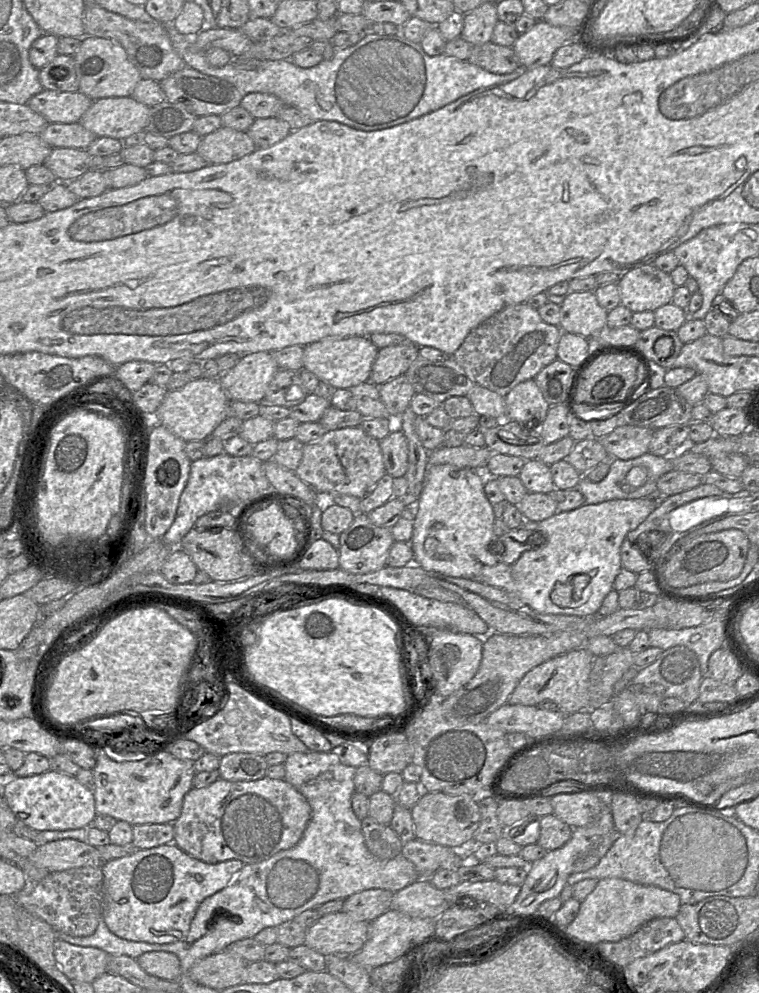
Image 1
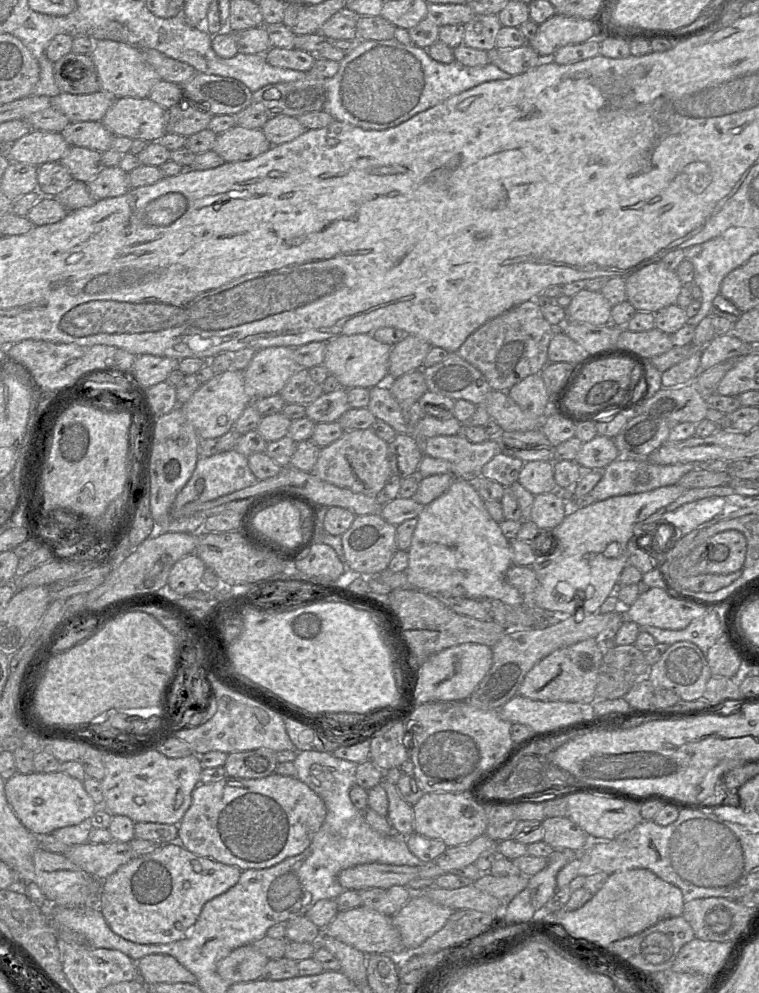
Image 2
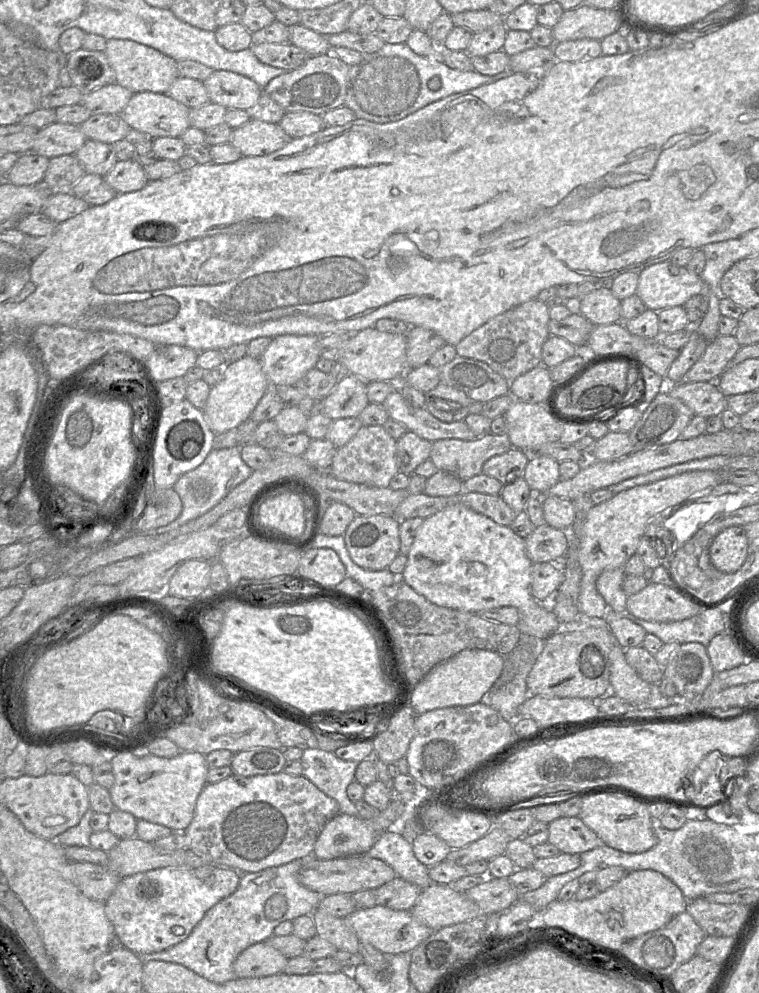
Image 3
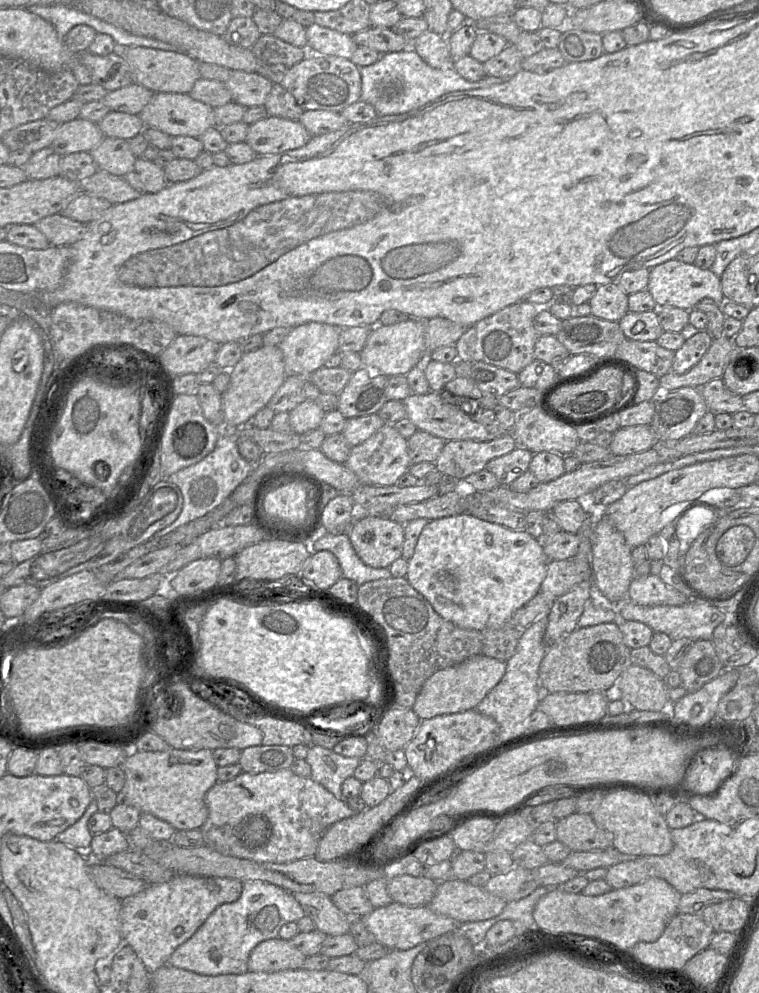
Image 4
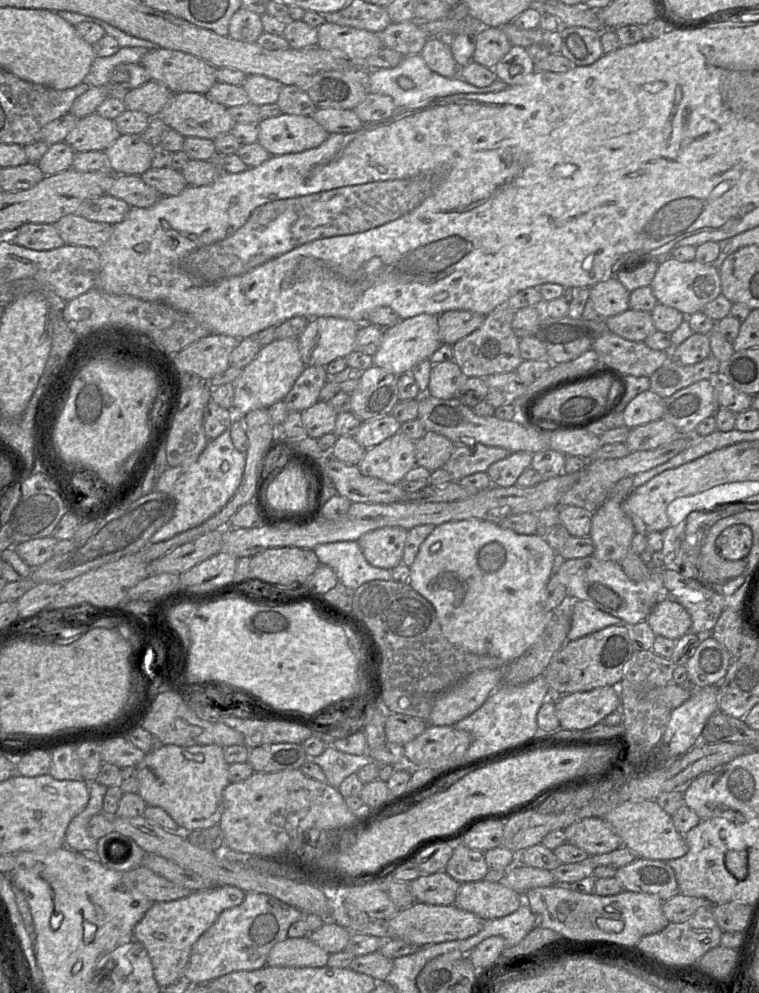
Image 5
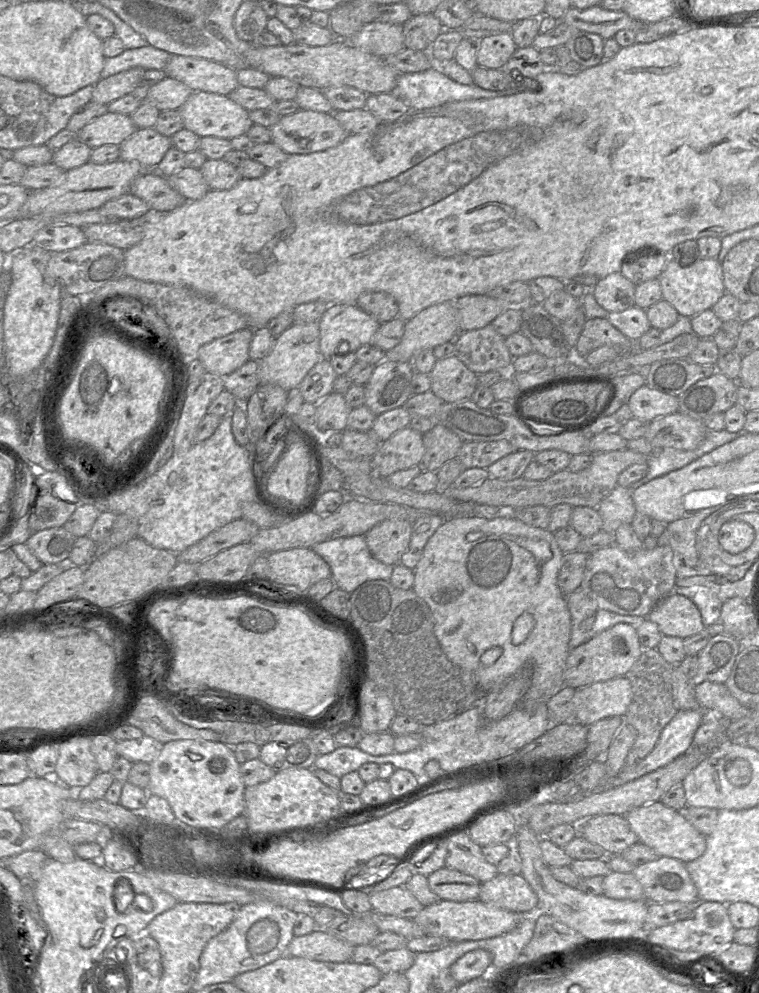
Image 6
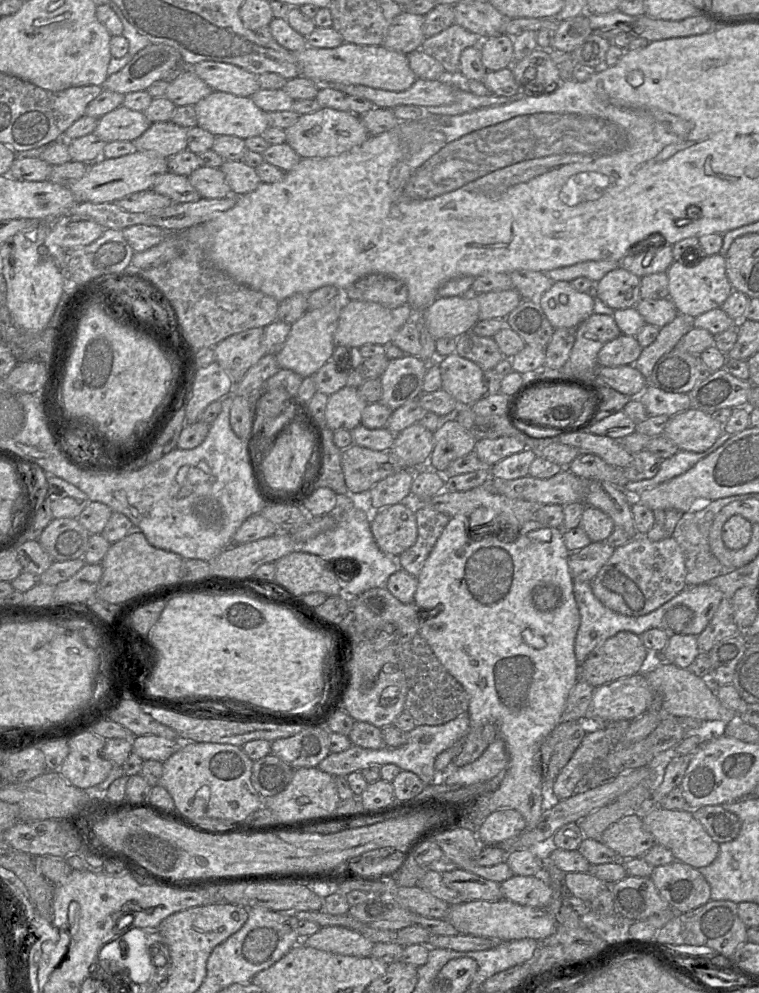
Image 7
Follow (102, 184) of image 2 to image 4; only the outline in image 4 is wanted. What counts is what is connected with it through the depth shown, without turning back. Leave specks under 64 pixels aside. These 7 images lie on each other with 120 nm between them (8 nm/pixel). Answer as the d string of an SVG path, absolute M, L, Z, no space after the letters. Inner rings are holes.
M139 158L135 161L133 169L123 177L133 188L143 193L157 193L164 189L169 181L166 177L164 168L158 166L153 161Z

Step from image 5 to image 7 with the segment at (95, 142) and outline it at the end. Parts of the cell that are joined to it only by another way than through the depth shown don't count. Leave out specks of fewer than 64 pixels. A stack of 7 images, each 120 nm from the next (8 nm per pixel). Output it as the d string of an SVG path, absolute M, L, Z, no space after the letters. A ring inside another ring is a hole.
M121 105L100 117L93 133L107 143L133 141L140 137L151 124L144 112Z

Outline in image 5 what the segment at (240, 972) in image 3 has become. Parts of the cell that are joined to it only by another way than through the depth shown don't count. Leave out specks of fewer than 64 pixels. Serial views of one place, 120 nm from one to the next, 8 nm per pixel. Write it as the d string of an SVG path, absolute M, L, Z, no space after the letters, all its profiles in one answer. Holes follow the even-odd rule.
M309 936L286 938L271 949L267 966L277 967L324 967L329 953L314 943Z

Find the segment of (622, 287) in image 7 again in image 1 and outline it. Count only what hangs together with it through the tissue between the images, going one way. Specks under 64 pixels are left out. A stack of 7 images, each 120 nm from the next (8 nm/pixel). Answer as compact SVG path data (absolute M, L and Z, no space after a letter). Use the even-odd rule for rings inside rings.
M594 291L568 292L560 305L559 327L562 332L592 339L607 326L607 313L608 311L598 303Z

